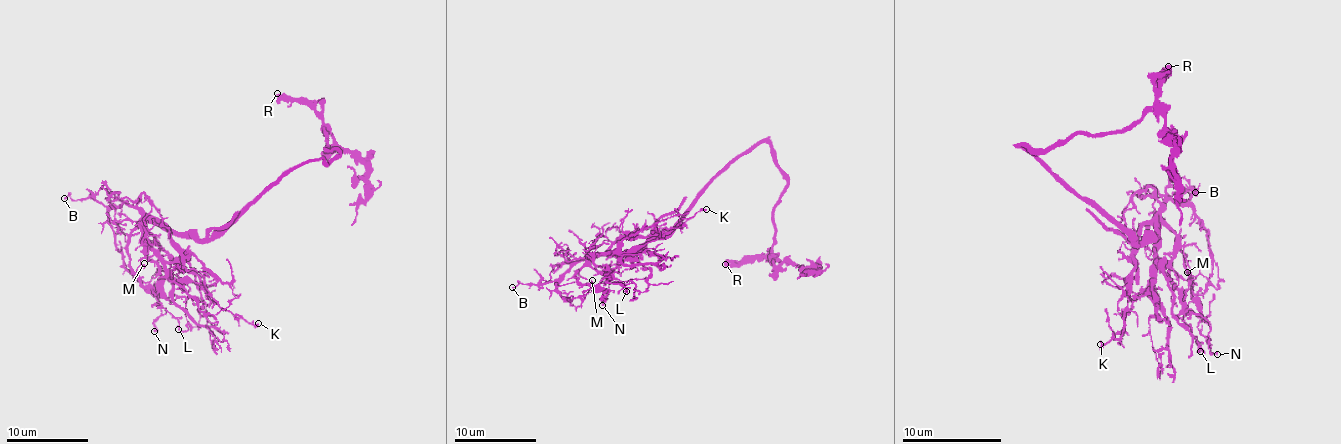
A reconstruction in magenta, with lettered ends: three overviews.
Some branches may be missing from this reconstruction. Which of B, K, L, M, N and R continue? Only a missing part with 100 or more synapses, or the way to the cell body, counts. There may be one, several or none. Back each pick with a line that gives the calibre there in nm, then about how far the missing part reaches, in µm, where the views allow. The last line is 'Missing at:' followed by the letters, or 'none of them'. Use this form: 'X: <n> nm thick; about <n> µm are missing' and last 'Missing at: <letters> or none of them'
Missing at: none of them

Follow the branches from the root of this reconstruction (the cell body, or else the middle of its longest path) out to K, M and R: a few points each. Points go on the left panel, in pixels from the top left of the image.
K: (262, 194), (207, 239), (193, 239), (162, 225), (203, 266), (203, 284), (209, 294), (236, 319), (258, 323)
M: (262, 194), (207, 239), (142, 222), (127, 247), (131, 272), (142, 282), (135, 270), (144, 263)
R: (262, 194), (293, 167), (320, 159), (328, 163), (338, 155), (326, 149), (324, 124), (303, 102), (277, 93)

